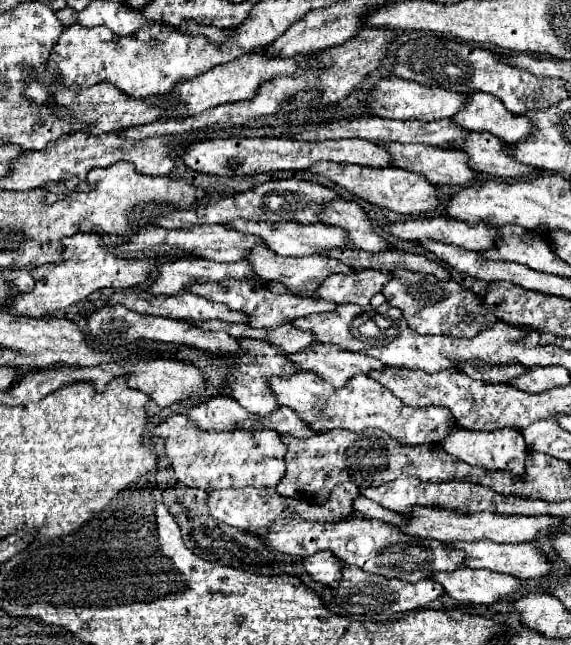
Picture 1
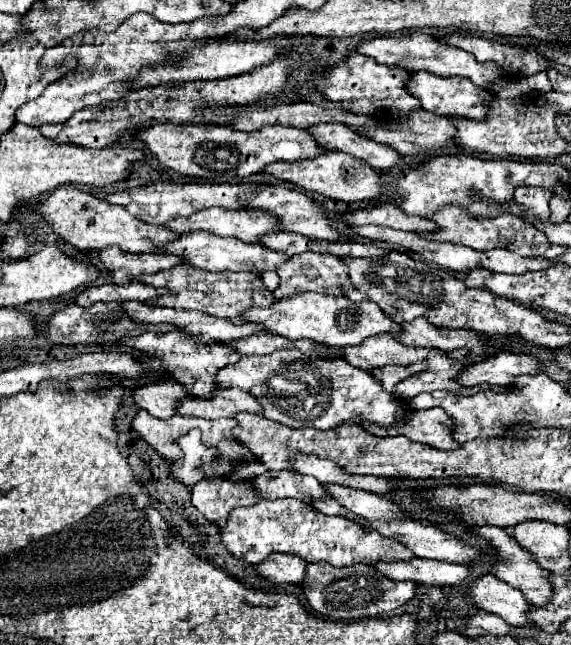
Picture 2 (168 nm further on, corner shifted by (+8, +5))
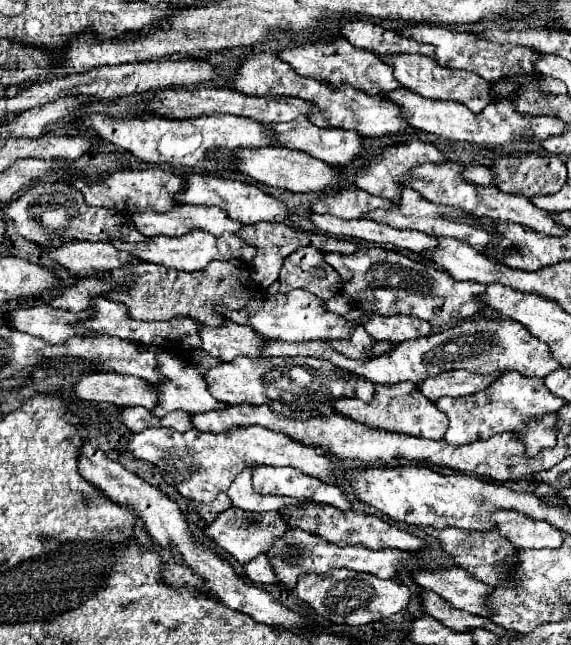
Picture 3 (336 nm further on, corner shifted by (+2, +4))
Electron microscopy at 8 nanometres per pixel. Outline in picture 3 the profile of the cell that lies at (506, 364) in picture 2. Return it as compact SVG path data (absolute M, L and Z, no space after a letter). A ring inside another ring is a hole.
M448 371L436 377L430 377L416 387L422 391L426 399L436 403L440 397L464 397L472 395L474 391L486 389L498 375L474 375L470 371Z

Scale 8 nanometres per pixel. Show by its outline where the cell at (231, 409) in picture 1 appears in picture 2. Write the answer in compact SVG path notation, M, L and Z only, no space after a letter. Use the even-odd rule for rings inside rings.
M166 380L166 382L154 382L138 388L132 398L136 406L148 410L156 418L170 418L176 414L178 404L184 398L190 398L190 394L178 382Z

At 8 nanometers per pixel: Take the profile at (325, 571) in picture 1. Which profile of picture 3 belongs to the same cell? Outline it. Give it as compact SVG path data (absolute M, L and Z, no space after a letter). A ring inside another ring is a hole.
M266 555L254 557L254 559L248 563L248 567L244 565L244 573L248 575L250 581L260 583L260 585L264 585L264 583L278 583L274 571L270 569L270 563L268 563Z

